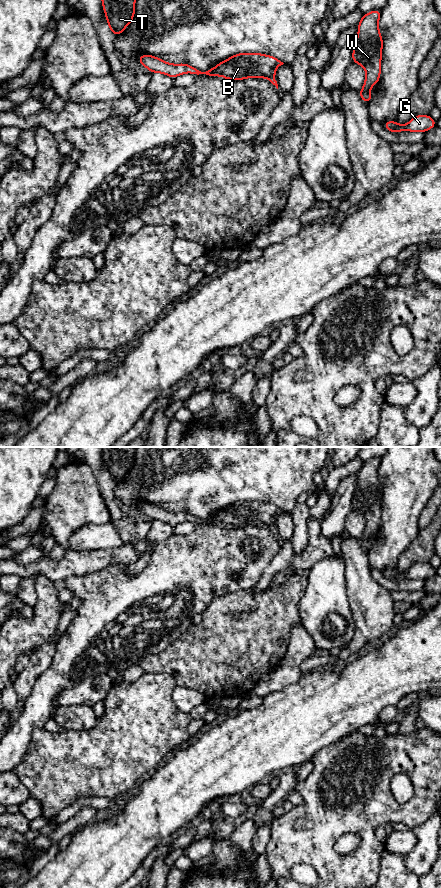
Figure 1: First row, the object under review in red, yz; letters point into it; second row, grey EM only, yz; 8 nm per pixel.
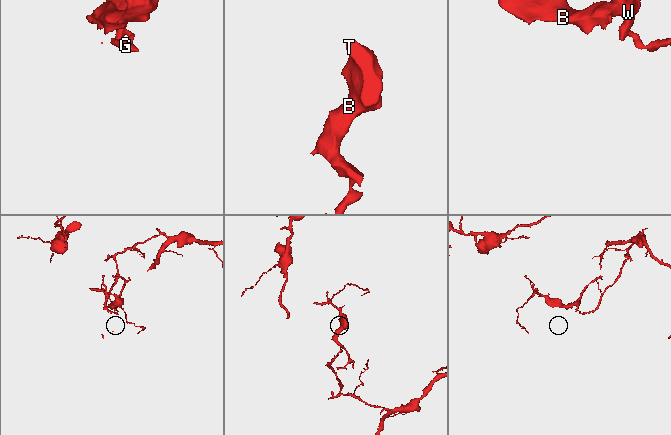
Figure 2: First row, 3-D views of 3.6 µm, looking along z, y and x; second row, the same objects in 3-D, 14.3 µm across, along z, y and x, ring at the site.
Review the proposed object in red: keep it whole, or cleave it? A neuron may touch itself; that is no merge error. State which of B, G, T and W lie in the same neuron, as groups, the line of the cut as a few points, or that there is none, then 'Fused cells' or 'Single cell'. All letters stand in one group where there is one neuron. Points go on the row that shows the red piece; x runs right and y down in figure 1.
Groups: B T W / G. Split along yz (369, 91), (359, 94). Fused cells

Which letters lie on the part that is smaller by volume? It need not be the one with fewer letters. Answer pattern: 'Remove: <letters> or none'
Remove: B, T, W

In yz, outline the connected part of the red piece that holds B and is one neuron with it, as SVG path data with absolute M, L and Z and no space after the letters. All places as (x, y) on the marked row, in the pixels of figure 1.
M237 53L223 62L219 62L214 68L207 71L198 70L186 63L167 63L159 57L148 54L139 56L138 62L151 73L165 74L172 79L186 73L196 76L221 76L230 81L247 78L266 78L277 89L278 84L275 80L276 69L284 64L276 57L262 53Z

